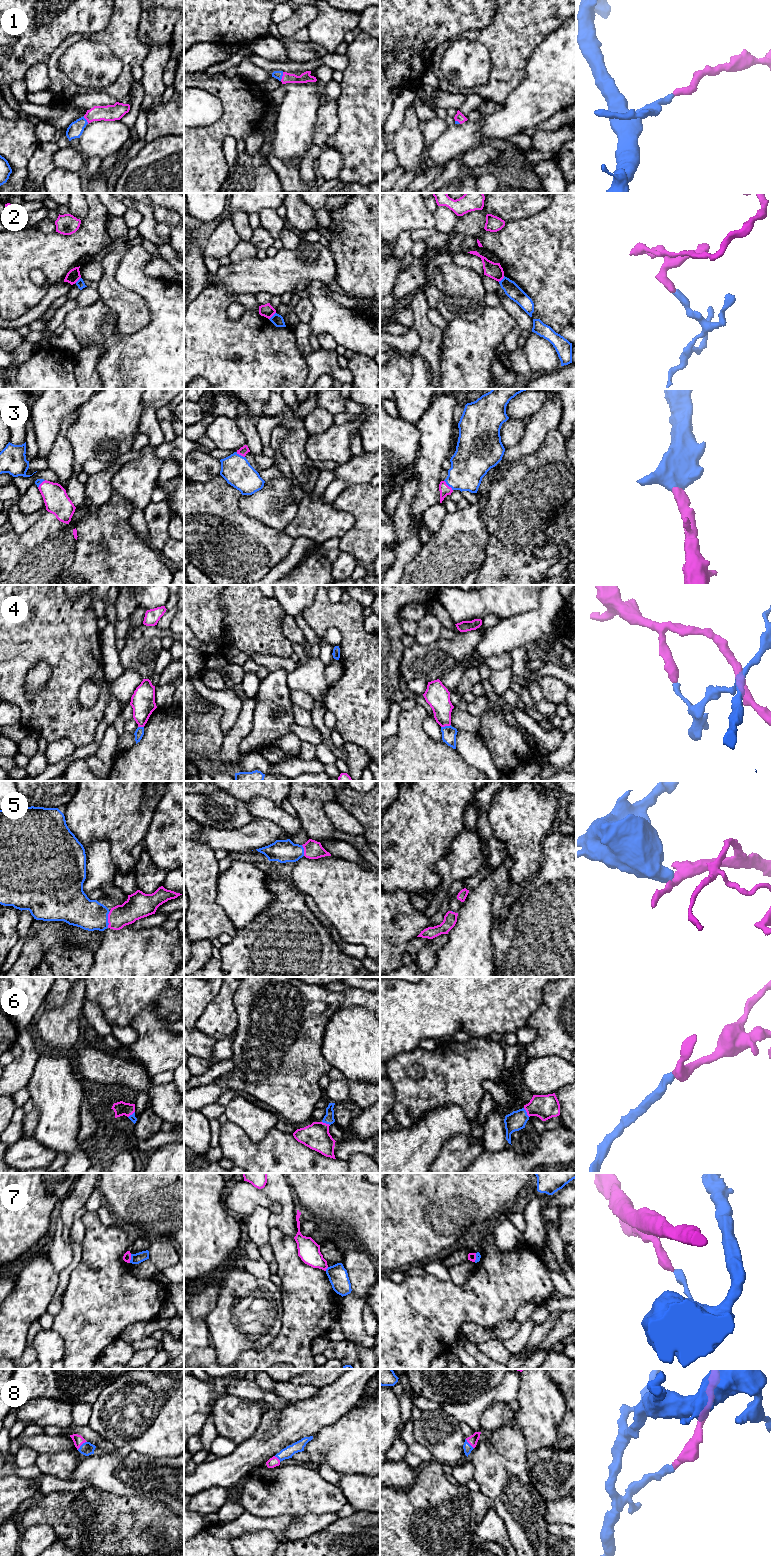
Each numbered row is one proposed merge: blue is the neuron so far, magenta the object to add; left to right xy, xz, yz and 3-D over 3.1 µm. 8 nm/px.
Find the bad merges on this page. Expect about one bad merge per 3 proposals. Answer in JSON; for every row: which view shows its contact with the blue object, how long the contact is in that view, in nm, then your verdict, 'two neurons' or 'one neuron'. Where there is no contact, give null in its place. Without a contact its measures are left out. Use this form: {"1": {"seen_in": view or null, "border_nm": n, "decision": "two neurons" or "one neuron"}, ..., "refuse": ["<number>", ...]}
{"1": {"seen_in": "xz", "border_nm": 80, "decision": "one neuron"}, "2": {"seen_in": "xz", "border_nm": 80, "decision": "two neurons"}, "3": {"seen_in": "yz", "border_nm": 110, "decision": "one neuron"}, "4": {"seen_in": "yz", "border_nm": 80, "decision": "two neurons"}, "5": {"seen_in": "xy", "border_nm": 140, "decision": "one neuron"}, "6": {"seen_in": "yz", "border_nm": 90, "decision": "one neuron"}, "7": {"seen_in": "xy", "border_nm": 70, "decision": "two neurons"}, "8": {"seen_in": "xy", "border_nm": 100, "decision": "one neuron"}, "refuse": ["2", "4", "7"]}

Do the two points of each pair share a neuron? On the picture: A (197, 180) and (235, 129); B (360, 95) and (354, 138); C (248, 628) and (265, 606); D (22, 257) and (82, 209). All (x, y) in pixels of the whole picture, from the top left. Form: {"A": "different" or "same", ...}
{"A": "same", "B": "same", "C": "same", "D": "different"}

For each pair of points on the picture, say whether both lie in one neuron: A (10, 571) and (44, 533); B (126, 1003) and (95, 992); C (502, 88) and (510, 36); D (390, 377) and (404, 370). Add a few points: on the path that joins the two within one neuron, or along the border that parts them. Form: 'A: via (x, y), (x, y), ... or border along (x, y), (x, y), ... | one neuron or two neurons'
A: via (17, 562), (37, 542) | one neuron
B: via (118, 995), (115, 992), (103, 992) | one neuron
C: via (510, 77), (510, 49) | one neuron
D: via (393, 377), (401, 370) | one neuron

